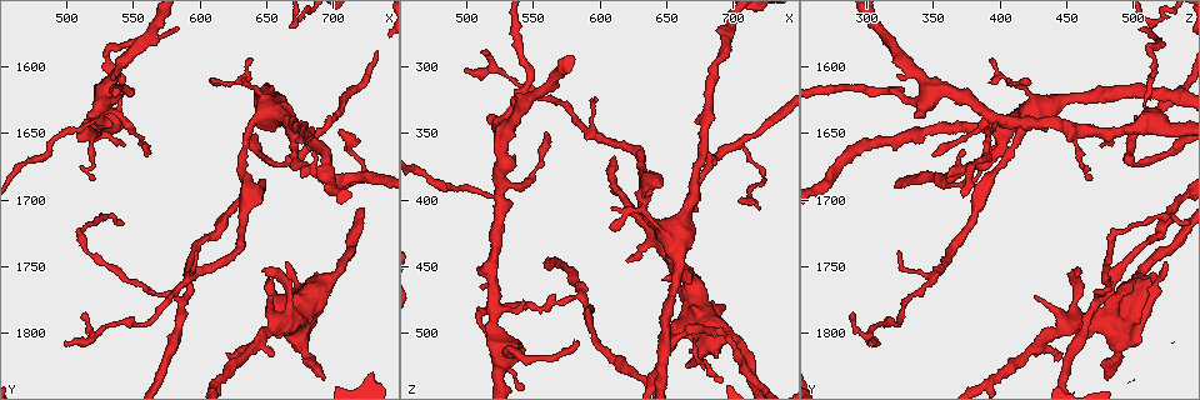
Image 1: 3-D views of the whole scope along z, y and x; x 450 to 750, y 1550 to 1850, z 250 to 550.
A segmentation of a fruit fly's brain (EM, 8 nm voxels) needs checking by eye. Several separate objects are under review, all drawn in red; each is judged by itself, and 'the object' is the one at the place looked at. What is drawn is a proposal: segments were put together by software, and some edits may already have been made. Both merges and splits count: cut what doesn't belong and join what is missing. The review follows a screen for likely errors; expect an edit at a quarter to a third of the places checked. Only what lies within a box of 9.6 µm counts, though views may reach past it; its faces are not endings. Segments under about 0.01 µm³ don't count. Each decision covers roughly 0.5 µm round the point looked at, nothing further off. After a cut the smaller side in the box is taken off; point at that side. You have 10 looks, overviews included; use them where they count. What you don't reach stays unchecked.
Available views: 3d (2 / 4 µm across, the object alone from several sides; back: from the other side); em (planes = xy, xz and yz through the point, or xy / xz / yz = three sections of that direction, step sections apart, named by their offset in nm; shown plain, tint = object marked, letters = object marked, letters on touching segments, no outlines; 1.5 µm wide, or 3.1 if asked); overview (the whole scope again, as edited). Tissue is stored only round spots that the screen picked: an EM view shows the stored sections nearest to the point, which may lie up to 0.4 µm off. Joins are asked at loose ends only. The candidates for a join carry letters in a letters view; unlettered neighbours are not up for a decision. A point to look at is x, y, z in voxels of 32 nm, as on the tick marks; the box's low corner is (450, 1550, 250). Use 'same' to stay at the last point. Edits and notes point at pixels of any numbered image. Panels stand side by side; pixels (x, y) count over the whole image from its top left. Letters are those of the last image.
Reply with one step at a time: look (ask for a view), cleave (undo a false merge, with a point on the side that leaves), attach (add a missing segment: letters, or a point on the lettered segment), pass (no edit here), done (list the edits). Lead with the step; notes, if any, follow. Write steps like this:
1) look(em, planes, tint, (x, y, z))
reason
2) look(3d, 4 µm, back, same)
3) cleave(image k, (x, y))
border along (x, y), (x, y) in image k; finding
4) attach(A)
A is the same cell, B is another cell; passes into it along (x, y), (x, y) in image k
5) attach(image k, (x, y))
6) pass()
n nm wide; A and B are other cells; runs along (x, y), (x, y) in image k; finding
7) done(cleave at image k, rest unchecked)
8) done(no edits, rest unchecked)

look(3d, 4 µm, back, (580, 1570, 506))

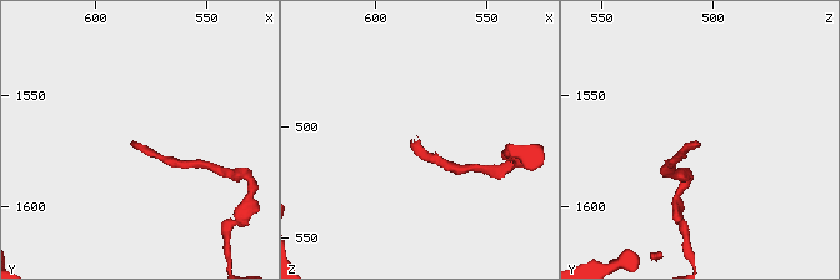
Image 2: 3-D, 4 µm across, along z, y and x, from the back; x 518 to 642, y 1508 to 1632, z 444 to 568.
look(em, xz, step 8, letters, (579, 1573, 505))

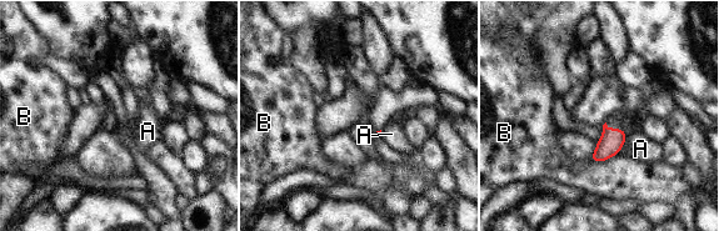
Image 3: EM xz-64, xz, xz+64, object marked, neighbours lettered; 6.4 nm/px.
look(em, planes, letters, same)

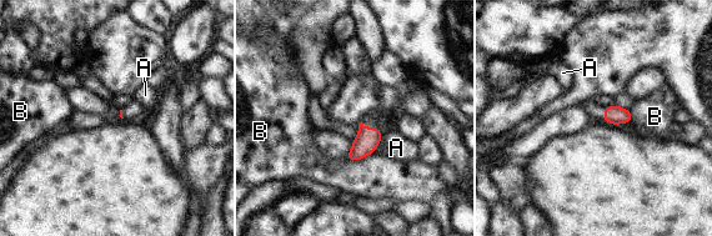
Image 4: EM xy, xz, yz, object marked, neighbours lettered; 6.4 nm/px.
pass()
A and B are other cells; border along (382, 135), (380, 141) in image 4; no lettered segment goes on from it

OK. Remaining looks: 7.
look(em, planes, tint, (630, 1612, 392))
tapers out

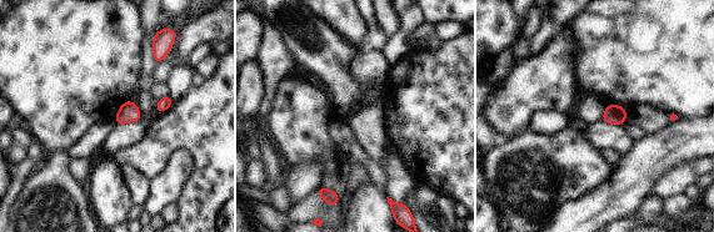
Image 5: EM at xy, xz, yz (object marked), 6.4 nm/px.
look(em, planes, letters, same)
what lies round it

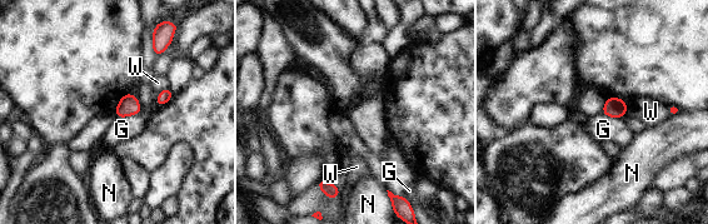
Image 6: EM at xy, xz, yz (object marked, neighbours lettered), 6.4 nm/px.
pass()
G, N and W are other cells; border along (139, 113), (116, 117) in image 6; no lettered segment goes on from it

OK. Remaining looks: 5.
look(3d, 4 µm, (706, 1648, 398))
free end

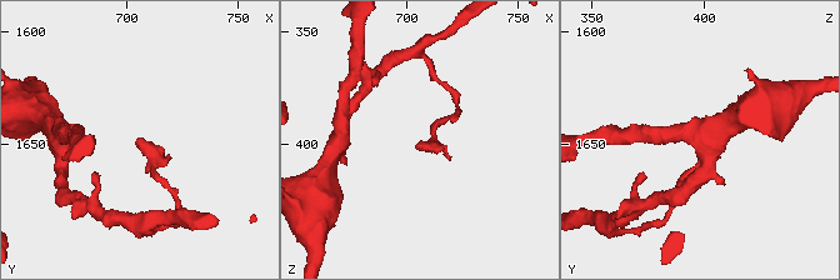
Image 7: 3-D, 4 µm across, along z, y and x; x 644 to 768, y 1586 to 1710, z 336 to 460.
look(em, 3.1 µm, planes, letters, (706, 1648, 400))
shape alone is not enough

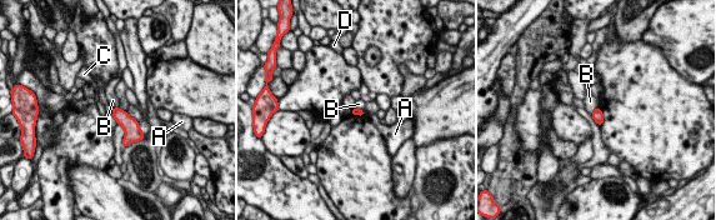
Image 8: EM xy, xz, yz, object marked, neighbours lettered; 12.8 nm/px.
pass()
A, B, C and D are other cells; border along (597, 106), (591, 115) in image 8; no lettered segment goes on from it

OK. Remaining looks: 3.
look(em, xz, step 4, letters, (524, 1640, 396))

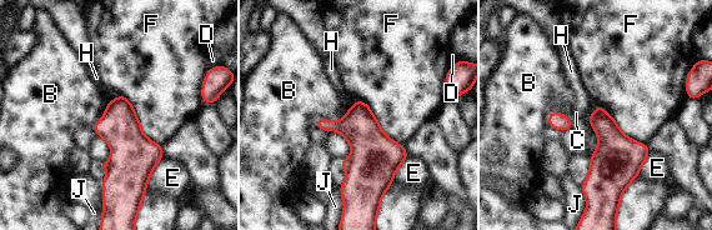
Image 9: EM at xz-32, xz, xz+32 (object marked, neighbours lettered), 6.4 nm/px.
pass()
B, C, D, E, F, H and J are other cells; border along (352, 104), (344, 114) in image 9; all the same neuron

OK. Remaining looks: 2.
done(no edits, rest unchecked)

